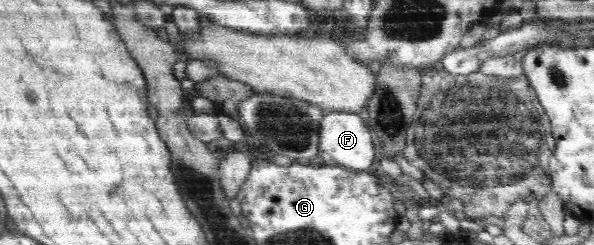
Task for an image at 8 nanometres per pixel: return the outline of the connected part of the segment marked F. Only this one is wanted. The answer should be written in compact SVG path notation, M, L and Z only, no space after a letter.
M324 111L319 128L320 150L327 153L329 162L355 169L355 171L367 171L373 165L375 149L373 139L371 139L371 130L359 114Z

